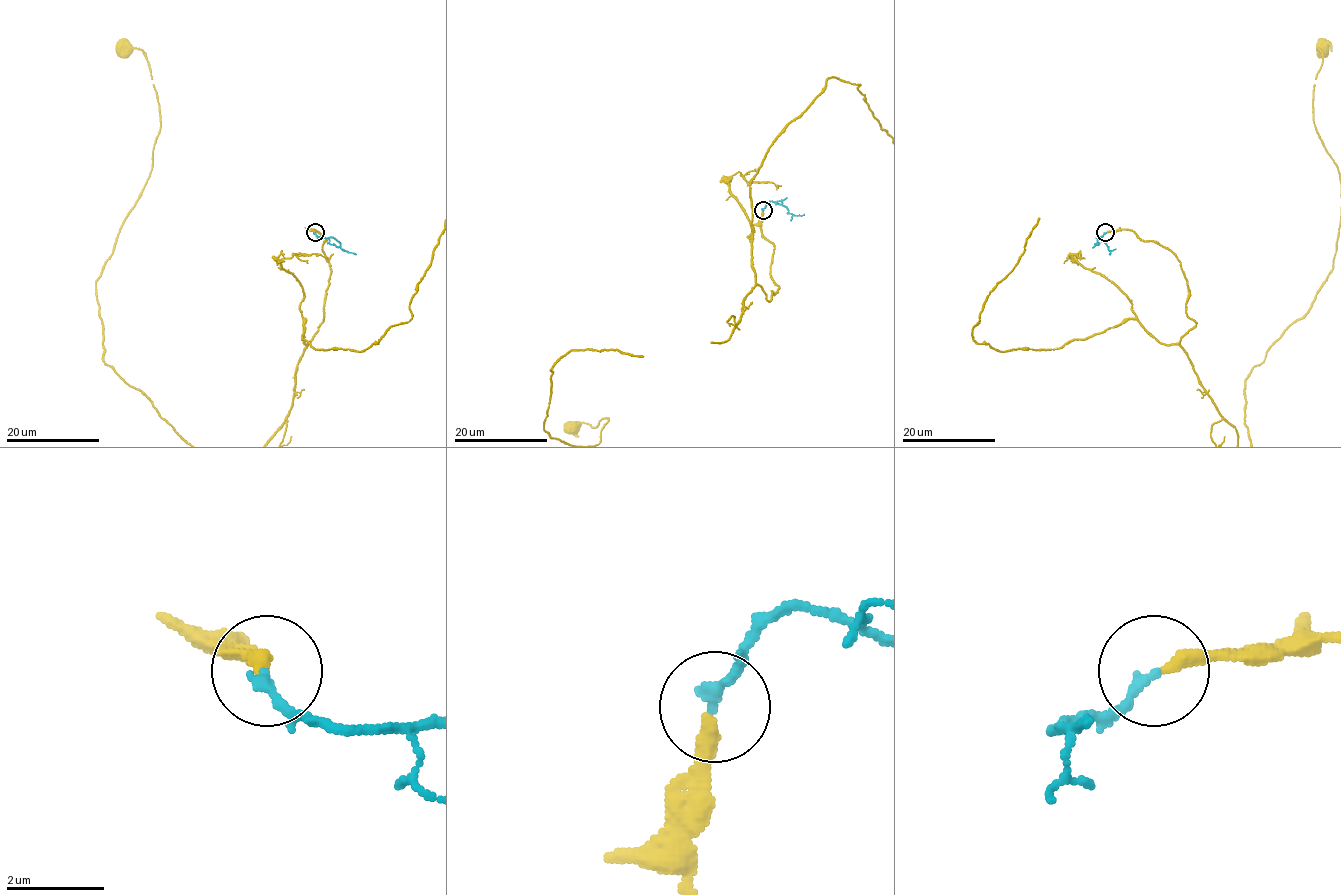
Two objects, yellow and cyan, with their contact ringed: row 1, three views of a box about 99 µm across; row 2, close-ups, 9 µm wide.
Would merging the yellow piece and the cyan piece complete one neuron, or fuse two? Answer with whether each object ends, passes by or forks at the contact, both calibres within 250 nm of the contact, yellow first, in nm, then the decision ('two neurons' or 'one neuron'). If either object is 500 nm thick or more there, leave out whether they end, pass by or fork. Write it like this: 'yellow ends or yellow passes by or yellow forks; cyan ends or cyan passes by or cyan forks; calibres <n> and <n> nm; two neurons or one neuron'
yellow ends; cyan ends; calibres 320 and 240 nm; one neuron

